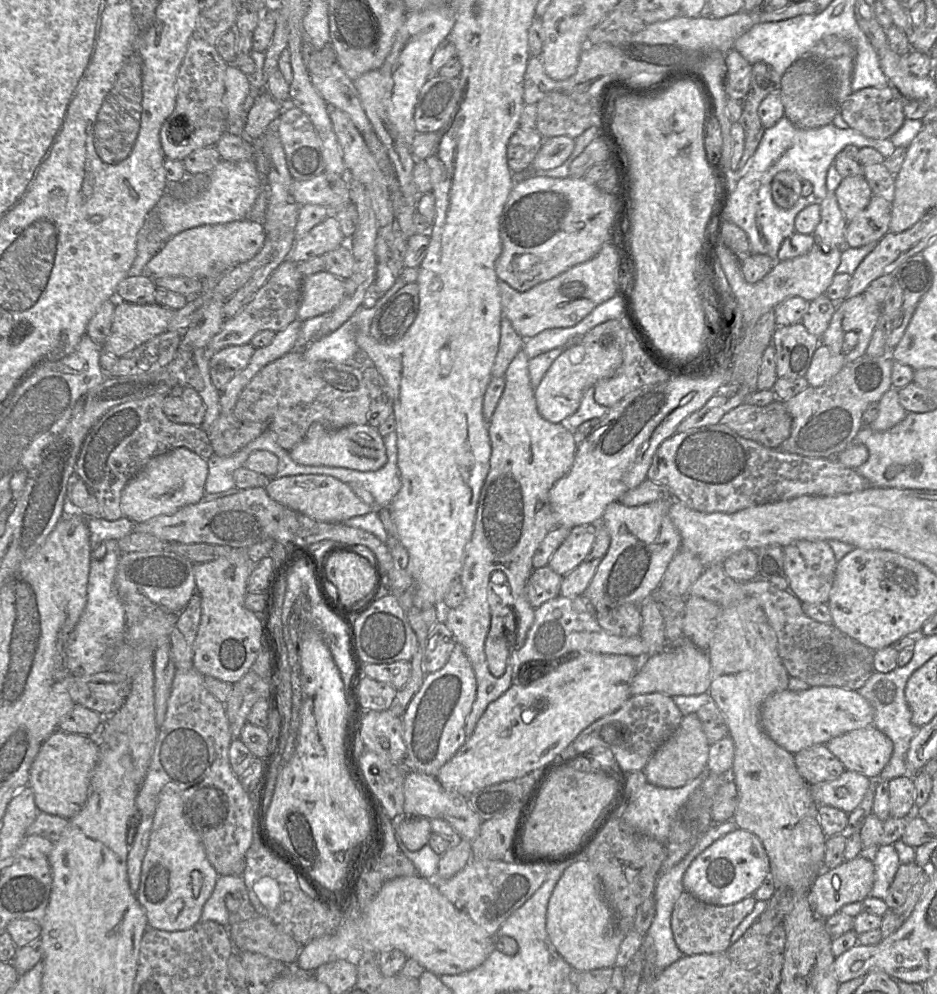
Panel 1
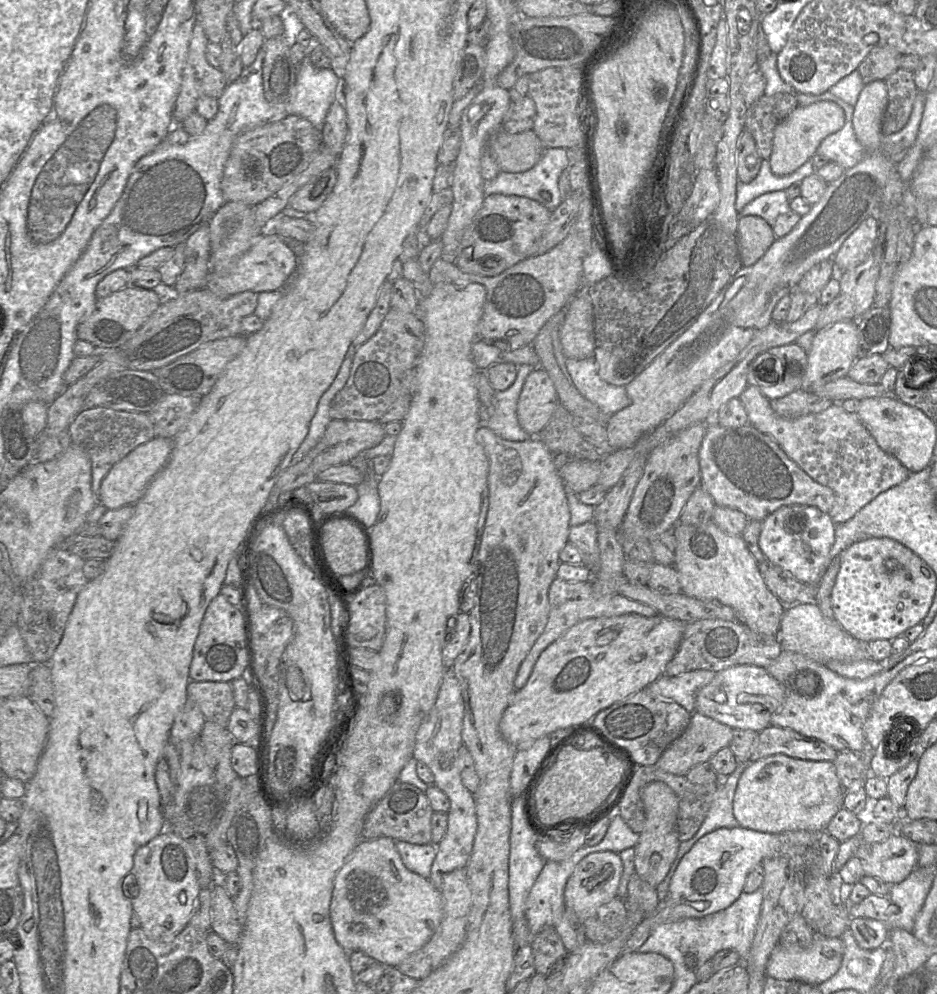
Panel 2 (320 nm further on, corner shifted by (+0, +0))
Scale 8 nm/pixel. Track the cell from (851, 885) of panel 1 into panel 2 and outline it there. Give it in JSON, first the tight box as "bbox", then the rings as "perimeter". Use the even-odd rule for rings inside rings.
{"bbox":[839,833,919,885],"perimeter":[[[894,833],[888,839],[879,843],[864,843],[858,847],[852,857],[839,870],[841,882],[855,884],[864,876],[871,876],[893,885],[903,881],[917,867],[919,853],[917,845],[904,835]]]}

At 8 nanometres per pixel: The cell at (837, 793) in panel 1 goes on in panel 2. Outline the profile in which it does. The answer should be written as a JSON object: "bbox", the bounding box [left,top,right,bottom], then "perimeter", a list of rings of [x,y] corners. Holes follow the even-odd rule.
{"bbox":[622,754,845,954],"perimeter":[[[775,754],[749,763],[733,800],[739,826],[716,829],[693,845],[678,864],[667,897],[633,930],[622,954],[637,951],[660,924],[700,918],[728,908],[743,892],[750,870],[765,858],[785,855],[796,846],[815,847],[819,834],[843,807],[845,792],[831,761]]]}

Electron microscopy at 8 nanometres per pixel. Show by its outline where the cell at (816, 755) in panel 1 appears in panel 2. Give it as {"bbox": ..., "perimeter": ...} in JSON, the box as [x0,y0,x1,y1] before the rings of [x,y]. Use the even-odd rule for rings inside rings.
{"bbox":[745,725,837,764],"perimeter":[[[770,725],[759,732],[758,742],[752,750],[749,762],[745,764],[775,754],[803,760],[833,762],[837,753],[834,748],[818,739],[801,735],[789,728]]]}

